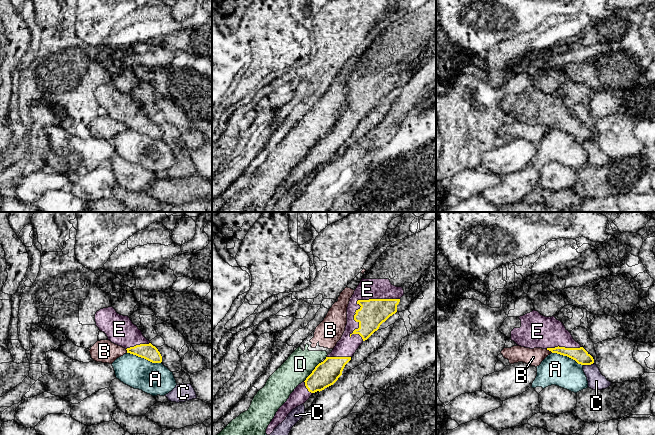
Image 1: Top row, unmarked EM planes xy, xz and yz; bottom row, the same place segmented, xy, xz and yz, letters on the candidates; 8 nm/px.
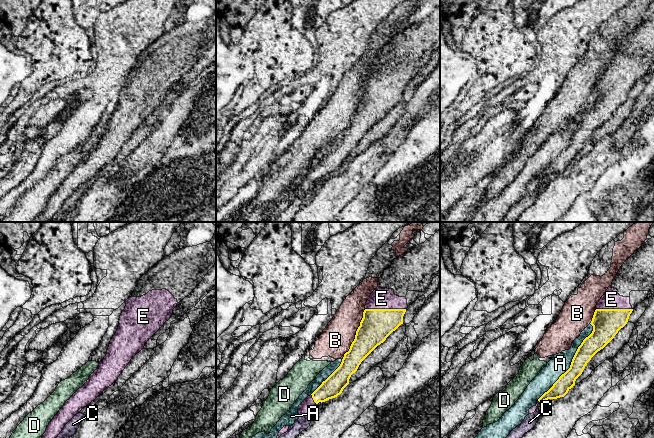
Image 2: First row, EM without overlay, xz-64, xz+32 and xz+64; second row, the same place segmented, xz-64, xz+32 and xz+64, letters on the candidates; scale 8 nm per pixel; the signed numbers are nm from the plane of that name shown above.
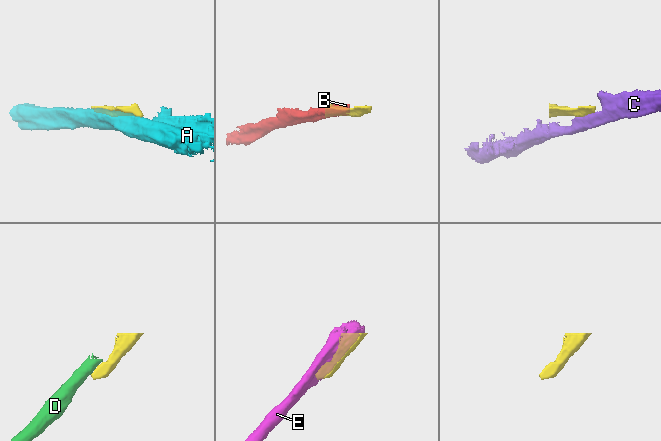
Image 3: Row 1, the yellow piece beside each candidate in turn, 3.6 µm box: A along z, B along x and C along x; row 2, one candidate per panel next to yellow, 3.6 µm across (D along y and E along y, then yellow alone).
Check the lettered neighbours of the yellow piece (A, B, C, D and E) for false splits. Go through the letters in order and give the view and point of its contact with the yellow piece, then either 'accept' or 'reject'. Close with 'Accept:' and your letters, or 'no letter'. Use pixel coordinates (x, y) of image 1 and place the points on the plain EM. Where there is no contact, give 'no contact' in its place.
A: xy (144, 134) | reject
B: yz (549, 126) | reject
C: yz (588, 140) | reject
D: xz (312, 147) | reject
E: xz (360, 76) | accept
Accept: E

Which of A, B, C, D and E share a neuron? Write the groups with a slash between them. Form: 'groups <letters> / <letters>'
groups A C / B D / E

